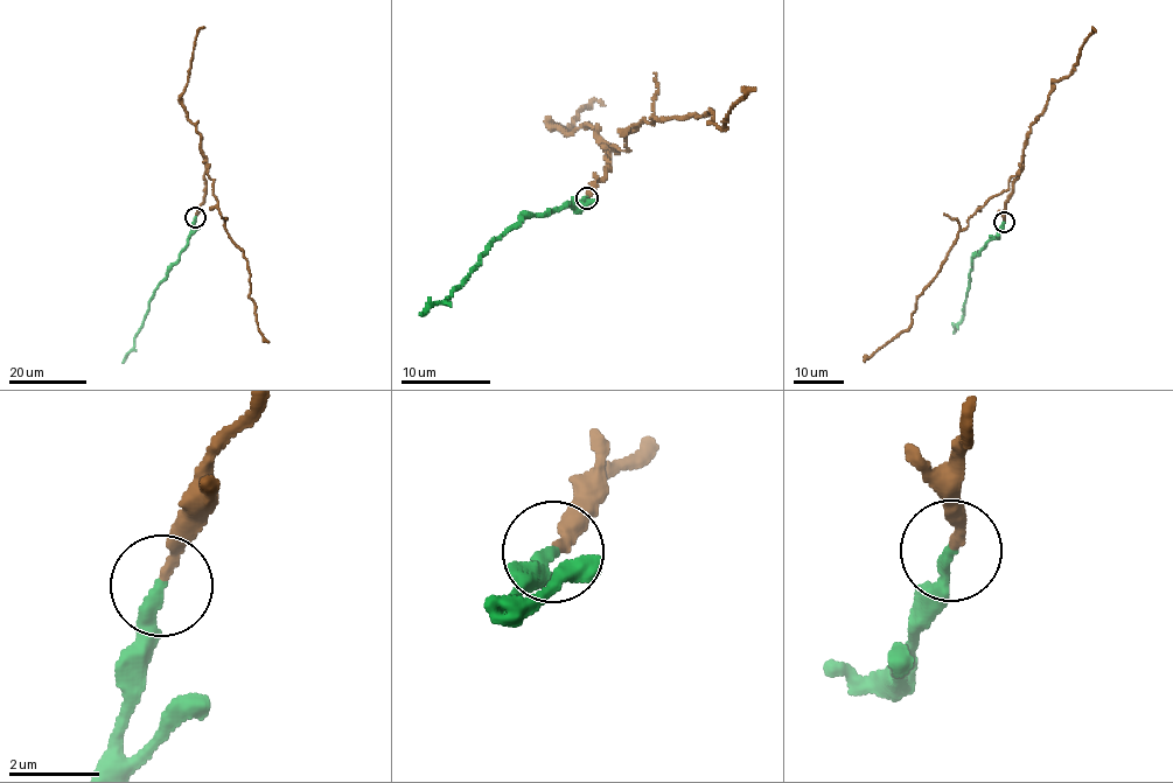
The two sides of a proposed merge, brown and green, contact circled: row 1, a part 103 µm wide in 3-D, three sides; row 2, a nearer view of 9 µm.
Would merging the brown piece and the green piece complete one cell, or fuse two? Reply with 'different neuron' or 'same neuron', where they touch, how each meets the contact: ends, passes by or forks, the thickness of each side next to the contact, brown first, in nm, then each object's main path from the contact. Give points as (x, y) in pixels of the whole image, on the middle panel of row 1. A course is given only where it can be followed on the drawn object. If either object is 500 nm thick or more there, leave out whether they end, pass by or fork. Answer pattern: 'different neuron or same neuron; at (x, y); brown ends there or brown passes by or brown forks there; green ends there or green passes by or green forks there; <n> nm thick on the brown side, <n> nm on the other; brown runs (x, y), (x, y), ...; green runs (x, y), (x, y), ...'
different neuron; at (586, 197); brown ends there; green ends there; 190 nm thick on the brown side, 280 nm on the other; brown runs (587, 196), (641, 121), (713, 111), (710, 124), (721, 130), (755, 88); green runs (587, 197), (578, 209), (567, 203), (523, 217), (483, 254), (448, 303), (419, 314)

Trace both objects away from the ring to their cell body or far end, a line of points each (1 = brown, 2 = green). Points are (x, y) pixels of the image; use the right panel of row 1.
1: (1003, 222), (1019, 172), (1007, 189), (991, 196), (958, 232), (937, 273), (916, 300), (910, 326), (864, 361)
2: (1003, 223), (998, 236), (972, 258), (964, 314), (952, 333)

